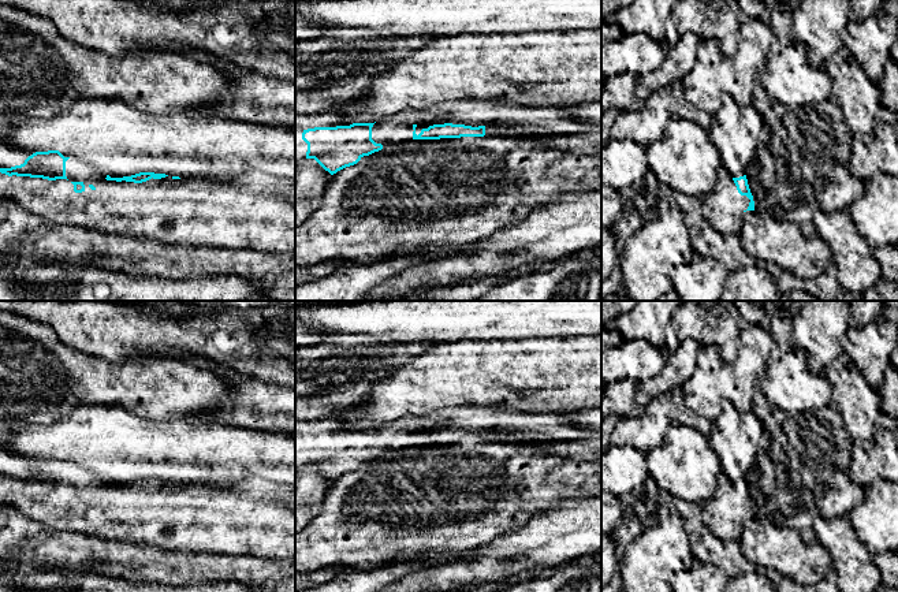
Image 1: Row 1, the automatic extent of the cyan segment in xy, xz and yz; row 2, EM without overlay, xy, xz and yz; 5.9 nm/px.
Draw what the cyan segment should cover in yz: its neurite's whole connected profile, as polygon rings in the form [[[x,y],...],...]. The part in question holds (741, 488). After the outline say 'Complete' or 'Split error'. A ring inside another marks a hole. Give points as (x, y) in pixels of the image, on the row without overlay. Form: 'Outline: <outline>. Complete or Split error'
Outline: [[[723,472],[716,481],[716,494],[703,506],[701,520],[720,540],[738,540],[742,533],[742,520],[754,517],[746,481],[733,484]]]. Split error

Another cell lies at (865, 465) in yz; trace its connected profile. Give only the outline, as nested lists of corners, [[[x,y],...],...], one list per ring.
[[[877,428],[869,446],[853,442],[847,476],[862,488],[879,477],[898,481],[898,433]]]

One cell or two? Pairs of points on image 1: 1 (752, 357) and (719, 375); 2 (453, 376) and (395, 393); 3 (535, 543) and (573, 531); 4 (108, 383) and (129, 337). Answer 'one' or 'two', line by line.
1: one
2: one
3: one
4: two

